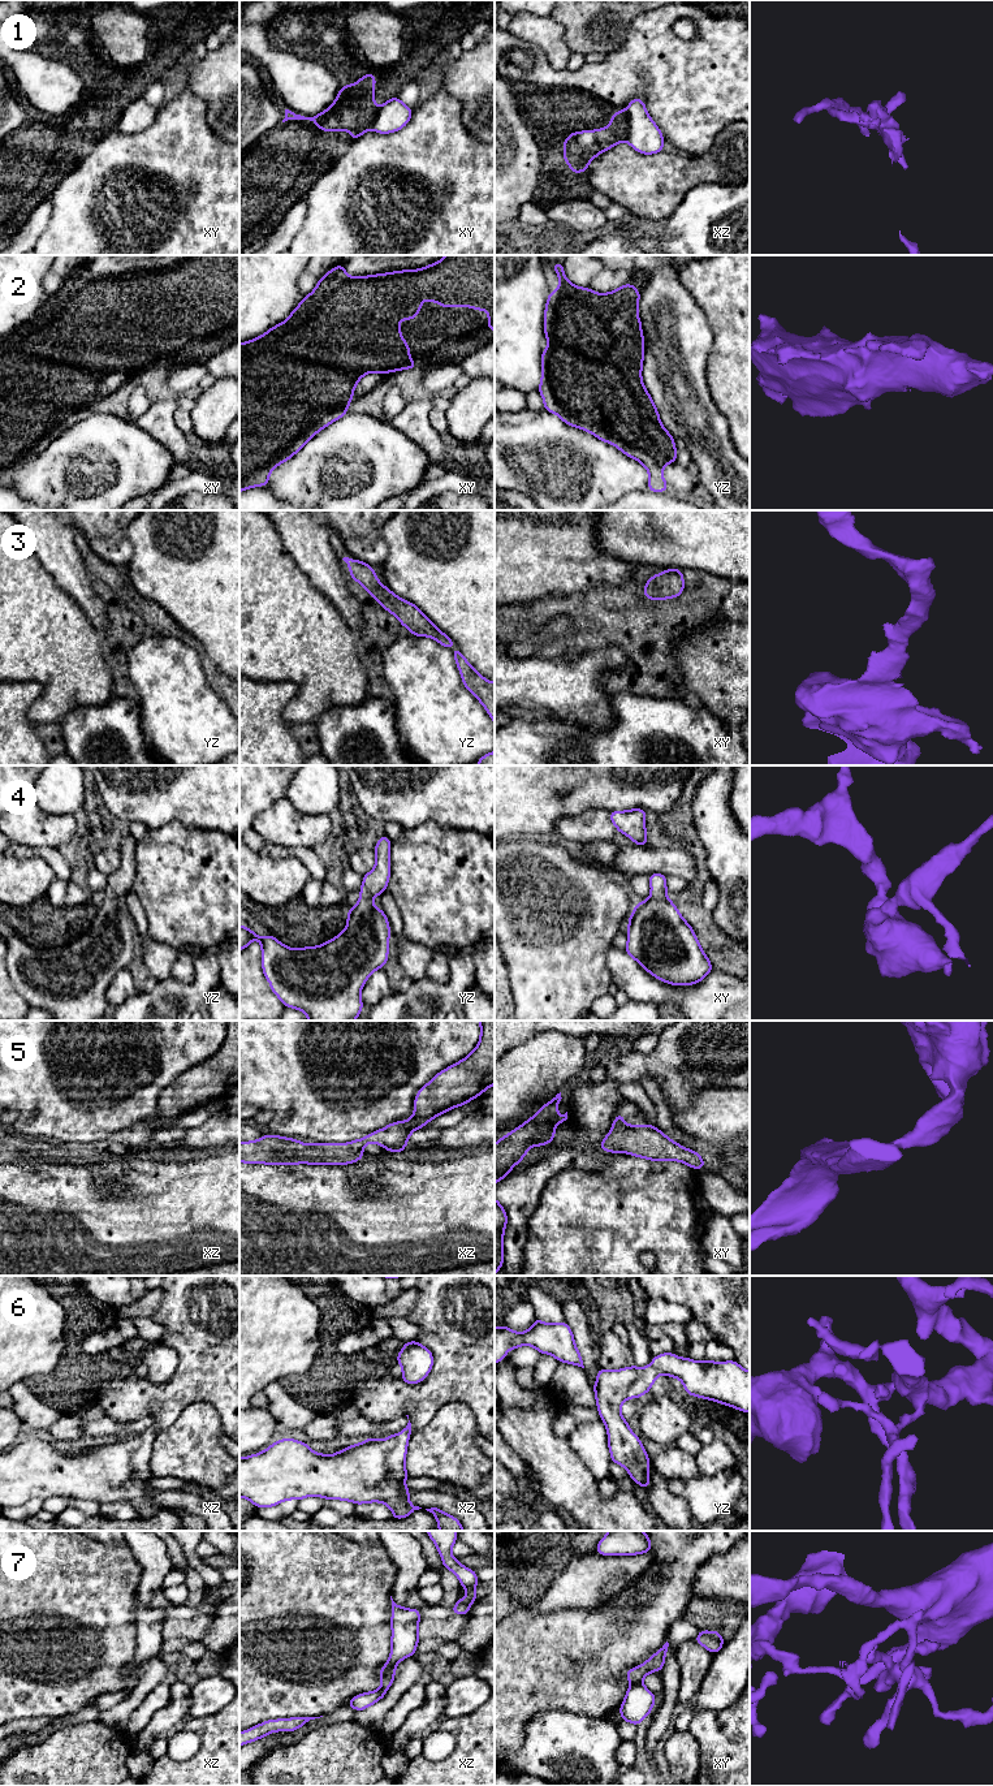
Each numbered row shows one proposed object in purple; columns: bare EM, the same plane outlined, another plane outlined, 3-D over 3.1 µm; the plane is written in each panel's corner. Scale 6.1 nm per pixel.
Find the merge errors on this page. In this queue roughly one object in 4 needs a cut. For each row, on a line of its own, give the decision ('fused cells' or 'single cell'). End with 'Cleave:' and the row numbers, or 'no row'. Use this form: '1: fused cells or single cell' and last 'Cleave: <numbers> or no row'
1: fused cells
2: single cell
3: single cell
4: single cell
5: single cell
6: single cell
7: single cell
Cleave: 1

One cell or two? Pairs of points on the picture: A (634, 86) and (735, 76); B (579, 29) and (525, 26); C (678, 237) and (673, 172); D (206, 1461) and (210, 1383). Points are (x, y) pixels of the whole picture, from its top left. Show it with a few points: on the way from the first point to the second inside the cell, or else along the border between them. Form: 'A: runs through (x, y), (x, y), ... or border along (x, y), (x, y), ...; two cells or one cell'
A: runs through (659, 77), (711, 77); one cell
B: border along (549, 14), (562, 27), (564, 42), (571, 51); two cells
C: border along (695, 185), (666, 219); two cells
D: border along (180, 1413), (194, 1402), (207, 1402), (223, 1431); two cells

